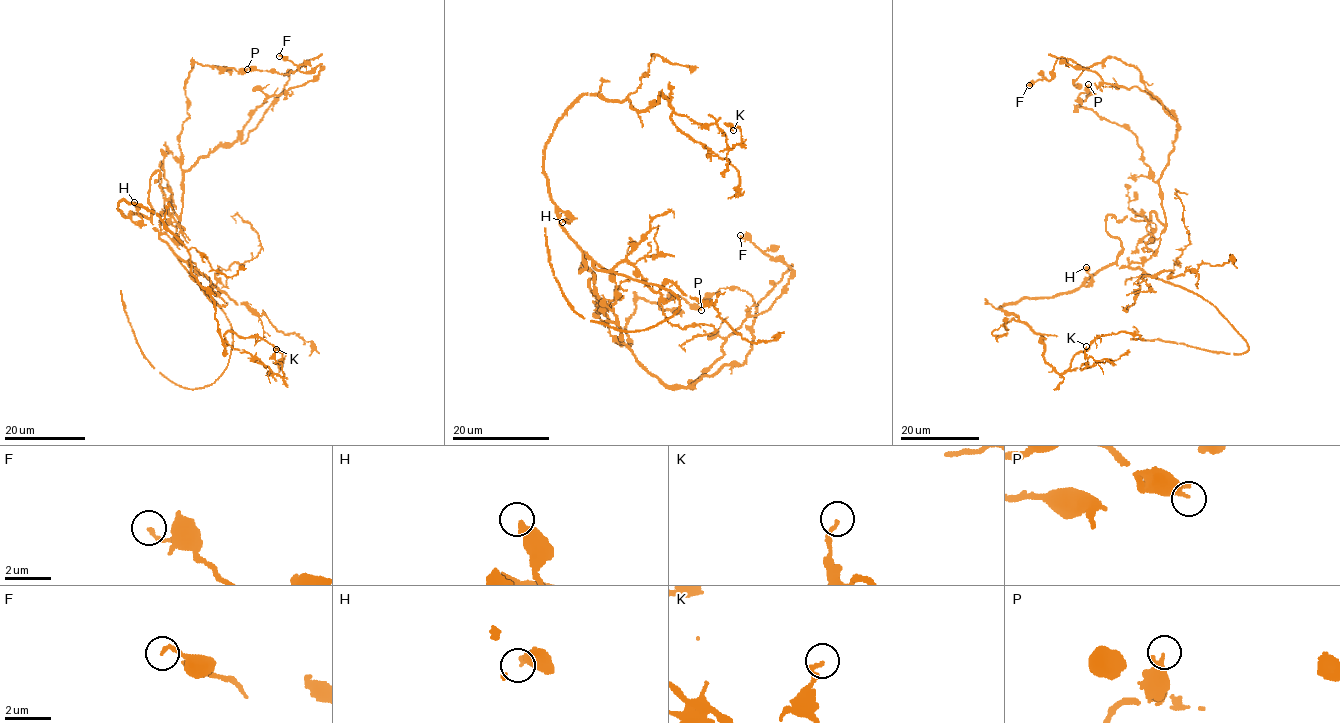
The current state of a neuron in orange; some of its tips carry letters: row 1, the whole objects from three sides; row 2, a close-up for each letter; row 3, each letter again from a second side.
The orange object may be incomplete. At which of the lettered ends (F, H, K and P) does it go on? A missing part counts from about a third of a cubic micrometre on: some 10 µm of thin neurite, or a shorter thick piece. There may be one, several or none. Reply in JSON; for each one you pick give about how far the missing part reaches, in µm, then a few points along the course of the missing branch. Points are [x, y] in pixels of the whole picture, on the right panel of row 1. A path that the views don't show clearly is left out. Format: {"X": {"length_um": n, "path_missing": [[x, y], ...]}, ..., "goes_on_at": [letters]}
{"goes_on_at": []}

